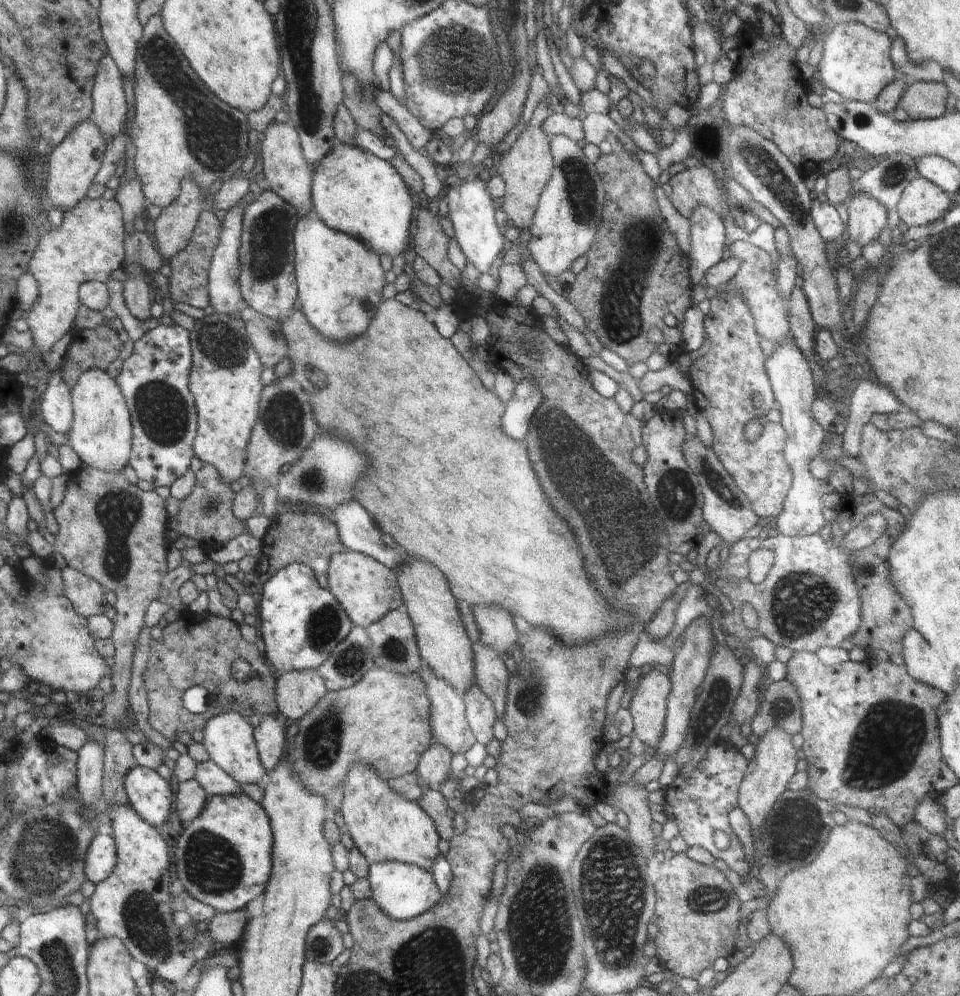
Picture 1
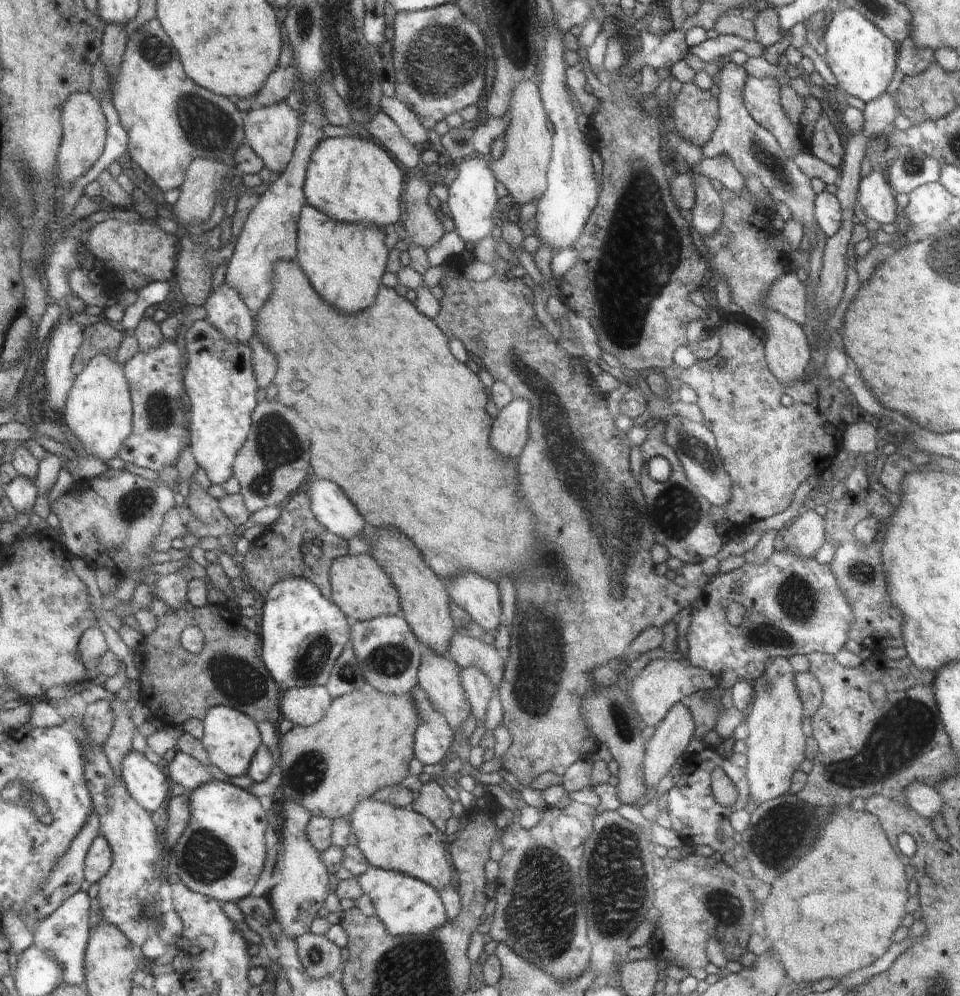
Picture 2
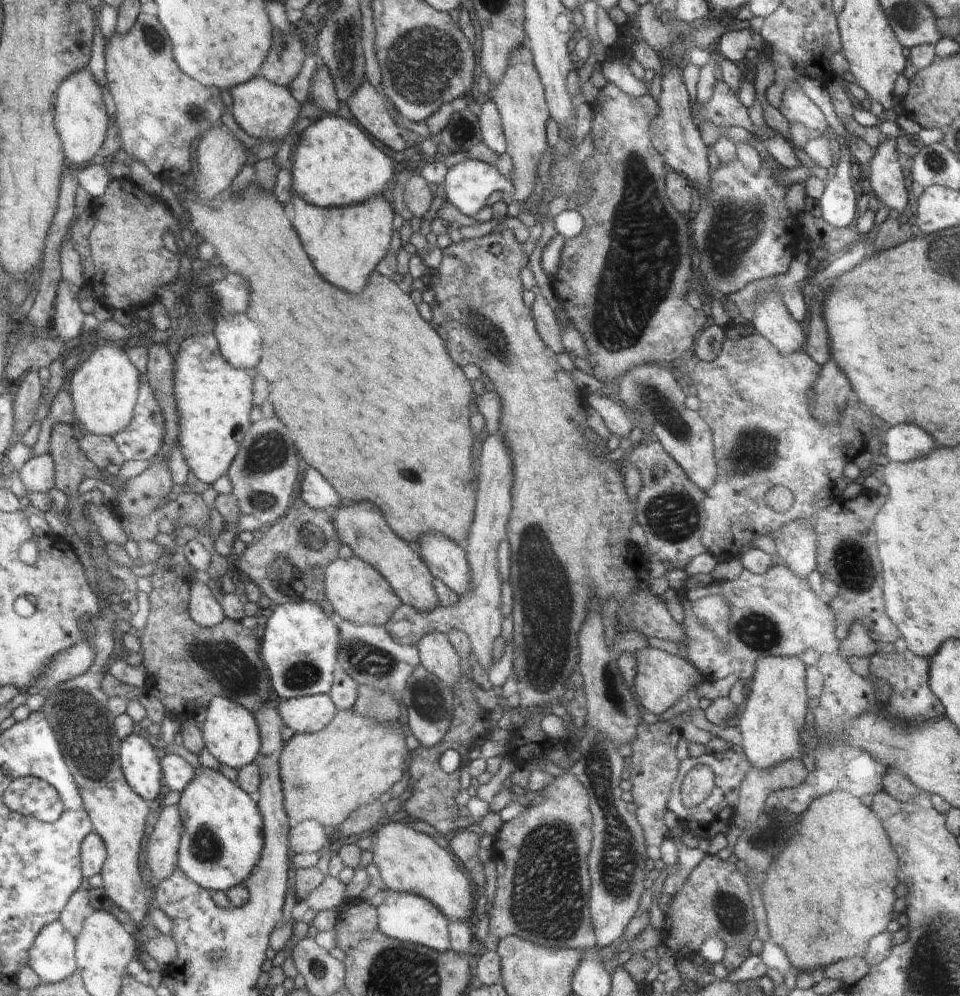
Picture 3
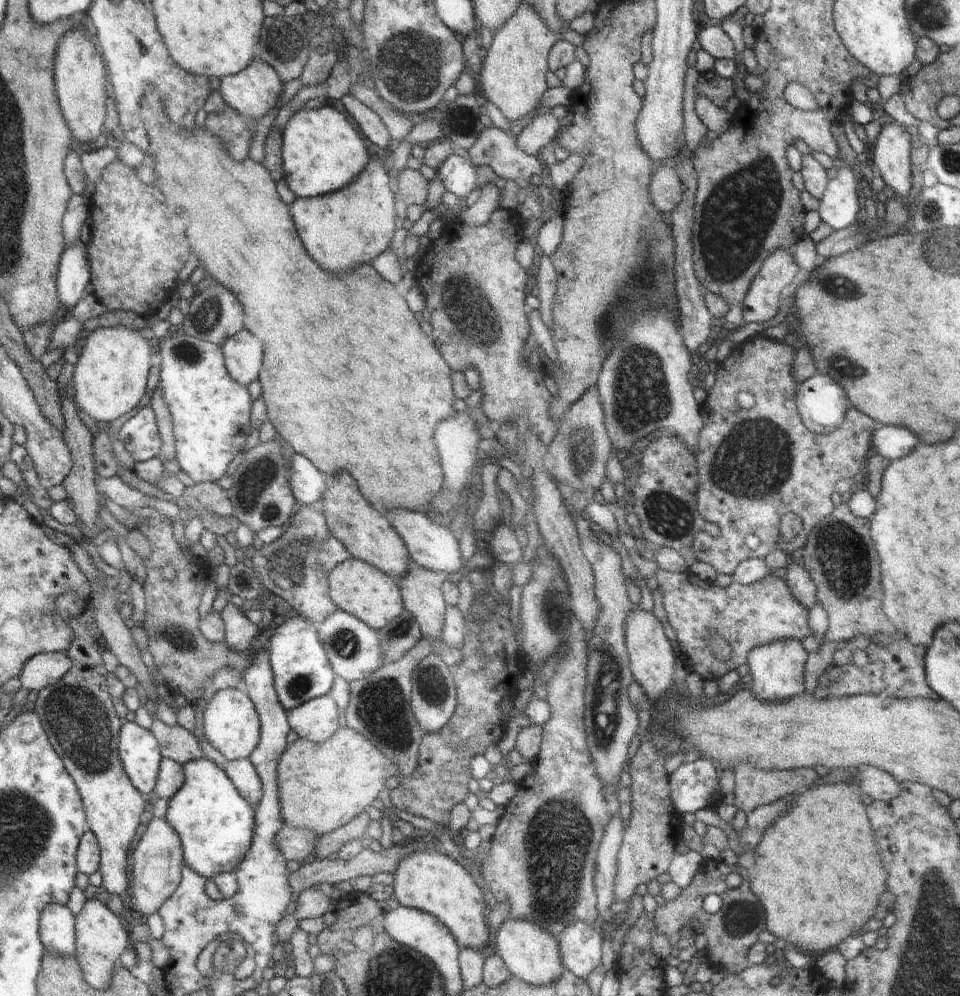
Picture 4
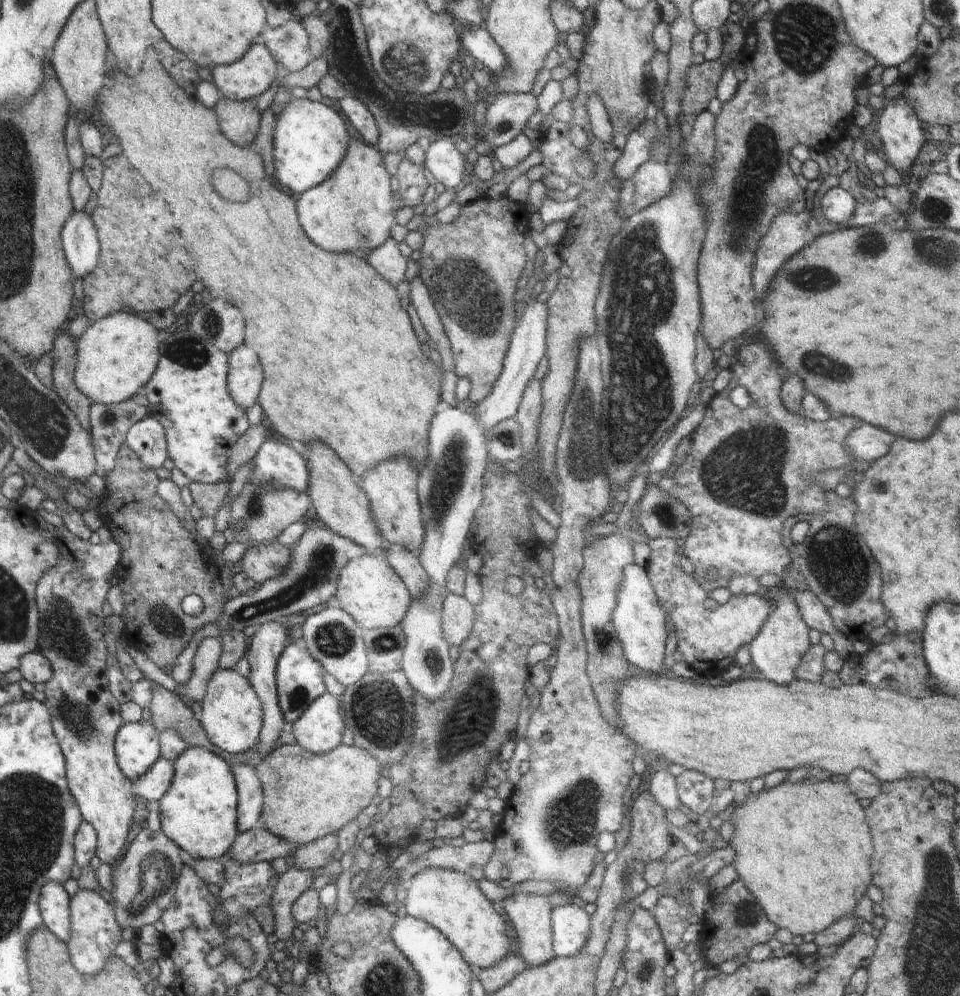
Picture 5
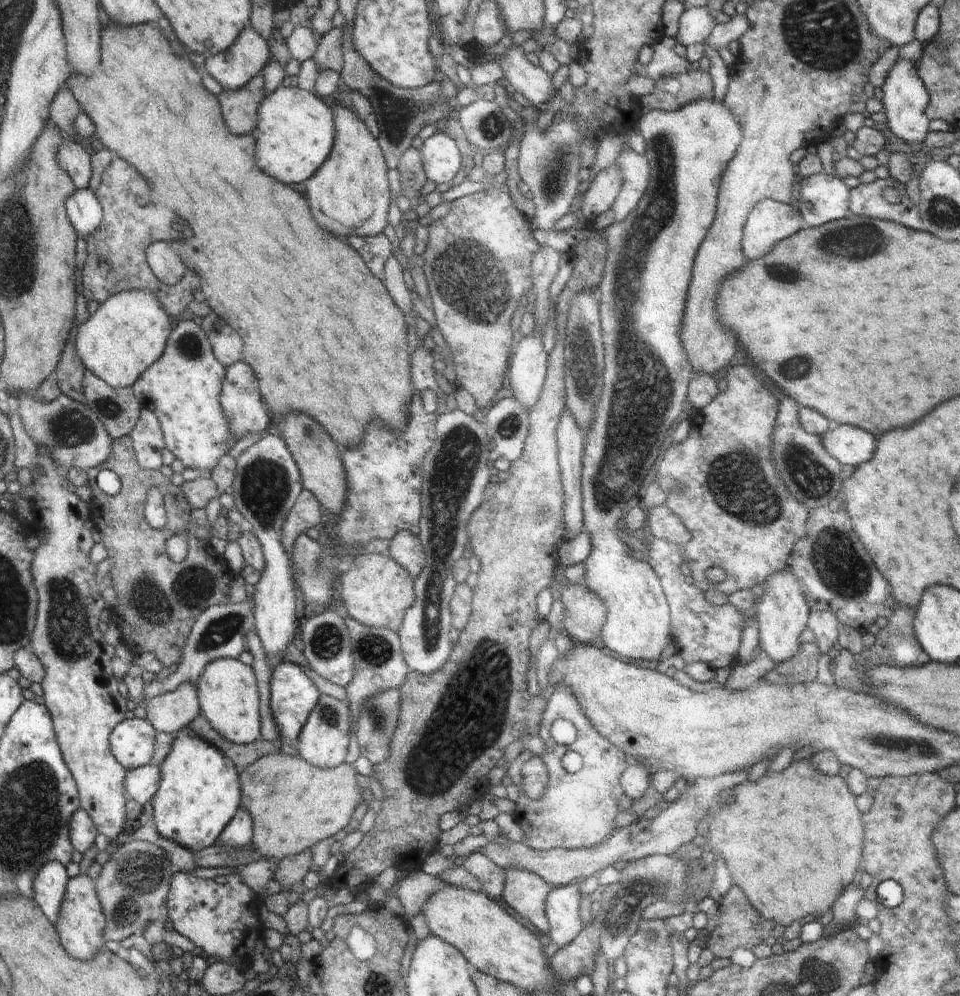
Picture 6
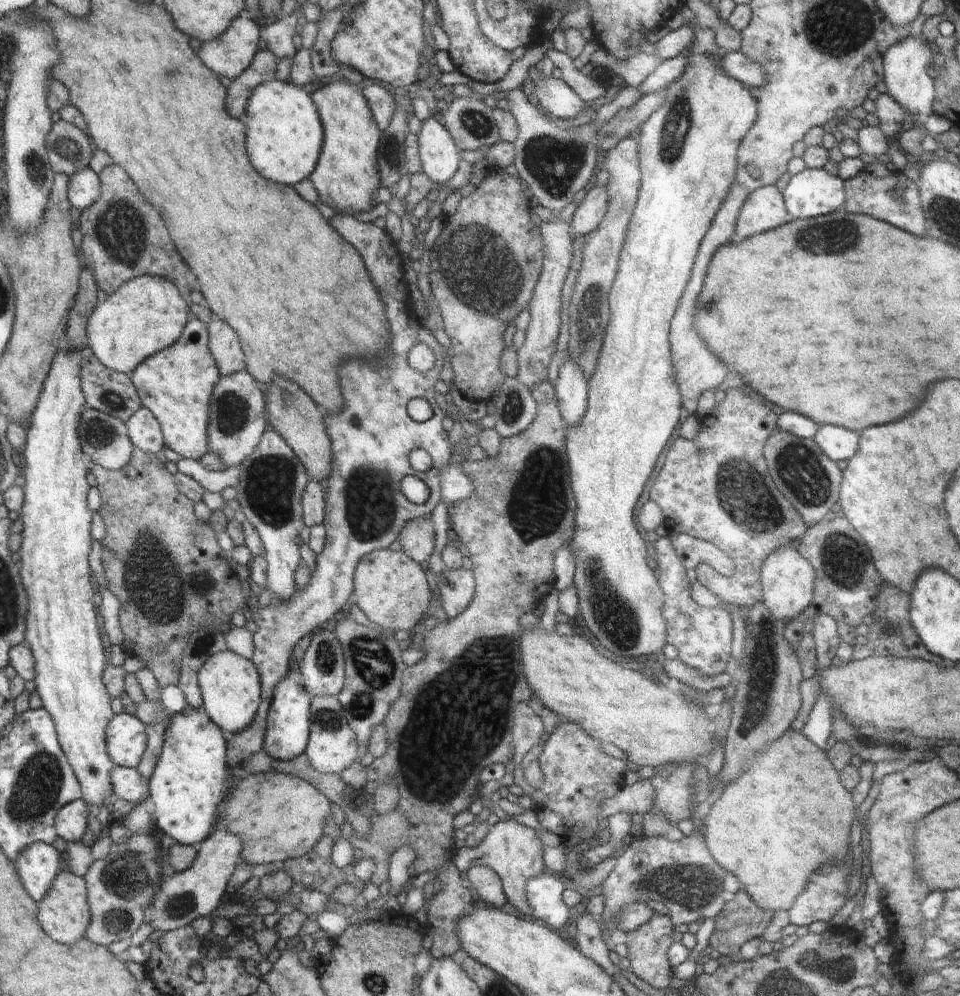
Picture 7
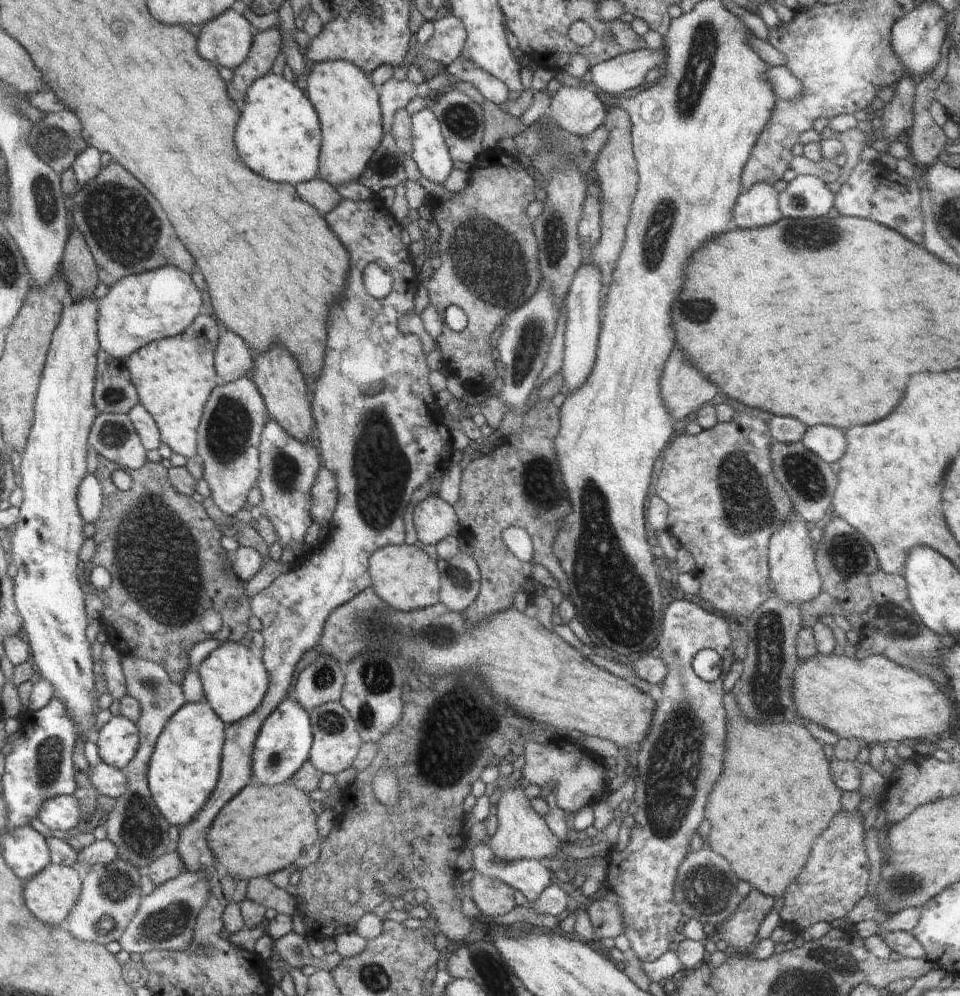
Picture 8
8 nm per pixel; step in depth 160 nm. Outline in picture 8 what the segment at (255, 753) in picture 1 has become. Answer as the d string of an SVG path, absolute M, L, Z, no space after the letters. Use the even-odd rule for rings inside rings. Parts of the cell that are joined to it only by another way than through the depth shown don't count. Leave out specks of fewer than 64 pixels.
M225 641L202 661L199 675L206 700L224 722L242 721L263 704L263 698L270 688L270 675L263 659L246 645L246 642Z

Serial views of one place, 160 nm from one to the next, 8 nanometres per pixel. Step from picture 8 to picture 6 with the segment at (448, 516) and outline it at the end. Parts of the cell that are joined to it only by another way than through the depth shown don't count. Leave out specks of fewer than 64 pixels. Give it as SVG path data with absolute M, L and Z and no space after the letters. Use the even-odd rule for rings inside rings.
M400 532L390 540L389 555L398 561L413 578L425 567L425 552L418 535Z

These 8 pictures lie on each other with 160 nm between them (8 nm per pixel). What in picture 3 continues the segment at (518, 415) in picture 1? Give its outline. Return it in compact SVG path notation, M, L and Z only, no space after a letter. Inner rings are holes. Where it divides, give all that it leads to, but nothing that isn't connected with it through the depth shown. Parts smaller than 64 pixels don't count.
M501 431L496 435L490 435L482 443L481 452L481 466L479 471L478 488L477 488L477 501L475 505L475 516L473 524L470 528L470 534L466 538L466 542L462 544L464 550L467 553L467 561L470 564L472 570L472 586L471 589L467 590L467 593L459 596L459 601L451 607L436 606L436 608L428 611L419 611L414 606L408 606L401 604L396 610L394 616L391 620L387 622L384 628L388 630L392 638L396 639L396 642L404 645L416 646L417 642L430 631L440 631L445 635L450 629L457 628L468 635L471 642L471 652L479 660L480 664L484 667L486 672L488 672L490 666L494 664L492 661L492 646L493 642L501 634L501 624L502 624L502 613L500 611L501 607L501 585L503 578L499 573L499 558L498 558L498 546L500 541L506 538L507 534L507 524L509 521L509 516L511 513L511 488L513 479L513 470L511 464L510 454L508 452L505 441L503 440L503 435Z

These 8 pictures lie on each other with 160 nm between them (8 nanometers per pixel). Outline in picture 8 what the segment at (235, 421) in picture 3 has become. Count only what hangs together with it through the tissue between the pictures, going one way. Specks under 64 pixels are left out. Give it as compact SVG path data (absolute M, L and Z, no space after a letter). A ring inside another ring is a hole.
M203 314L195 318L194 324L183 333L175 337L152 341L124 361L139 396L138 404L152 414L158 424L164 444L168 444L172 452L182 454L186 458L197 454L197 426L208 397L212 394L214 387L221 383L218 372L215 370L215 348L220 335L224 333L224 326L220 326L216 318Z

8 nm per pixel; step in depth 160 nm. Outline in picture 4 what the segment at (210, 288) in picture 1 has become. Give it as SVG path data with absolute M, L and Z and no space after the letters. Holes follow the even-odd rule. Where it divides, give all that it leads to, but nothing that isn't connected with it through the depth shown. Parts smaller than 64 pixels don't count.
M242 330L240 334L229 337L220 347L227 370L237 383L248 386L258 380L262 366L262 344L256 336L252 336L248 330Z

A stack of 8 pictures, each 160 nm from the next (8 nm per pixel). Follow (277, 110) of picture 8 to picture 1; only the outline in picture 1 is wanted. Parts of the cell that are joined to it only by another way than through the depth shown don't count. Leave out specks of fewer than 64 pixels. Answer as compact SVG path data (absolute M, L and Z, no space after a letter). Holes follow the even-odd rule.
M339 142L316 165L311 190L312 211L334 230L370 245L379 257L411 252L419 195L411 191L390 161L356 145Z

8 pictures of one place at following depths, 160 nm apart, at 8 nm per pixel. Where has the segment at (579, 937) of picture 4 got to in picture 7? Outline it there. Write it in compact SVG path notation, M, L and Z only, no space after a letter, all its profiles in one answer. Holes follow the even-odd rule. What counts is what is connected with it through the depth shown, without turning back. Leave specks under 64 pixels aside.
M548 869L544 870L544 873L540 873L534 880L528 882L526 890L530 908L534 911L530 914L534 916L536 920L542 920L546 926L551 926L556 931L558 931L559 928L571 930L572 920L570 918L570 911L562 900L564 885L562 885L562 881L560 881L556 873Z

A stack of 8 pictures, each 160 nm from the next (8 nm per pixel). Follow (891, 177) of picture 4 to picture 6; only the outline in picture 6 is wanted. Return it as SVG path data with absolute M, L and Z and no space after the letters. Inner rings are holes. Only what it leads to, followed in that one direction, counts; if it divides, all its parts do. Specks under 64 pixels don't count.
M897 59L890 68L885 83L881 88L884 92L884 100L882 101L886 112L886 122L890 130L908 144L914 144L920 148L926 133L928 132L929 118L925 113L928 102L931 101L931 95L928 94L924 83L921 81L917 73L917 63L910 59Z

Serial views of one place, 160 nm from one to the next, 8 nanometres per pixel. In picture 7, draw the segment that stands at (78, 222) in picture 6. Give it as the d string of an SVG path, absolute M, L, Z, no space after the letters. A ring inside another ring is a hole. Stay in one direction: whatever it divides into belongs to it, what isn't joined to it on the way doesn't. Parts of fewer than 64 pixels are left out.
M90 165L70 177L67 195L72 206L81 210L88 208L98 198L99 192L99 176Z

